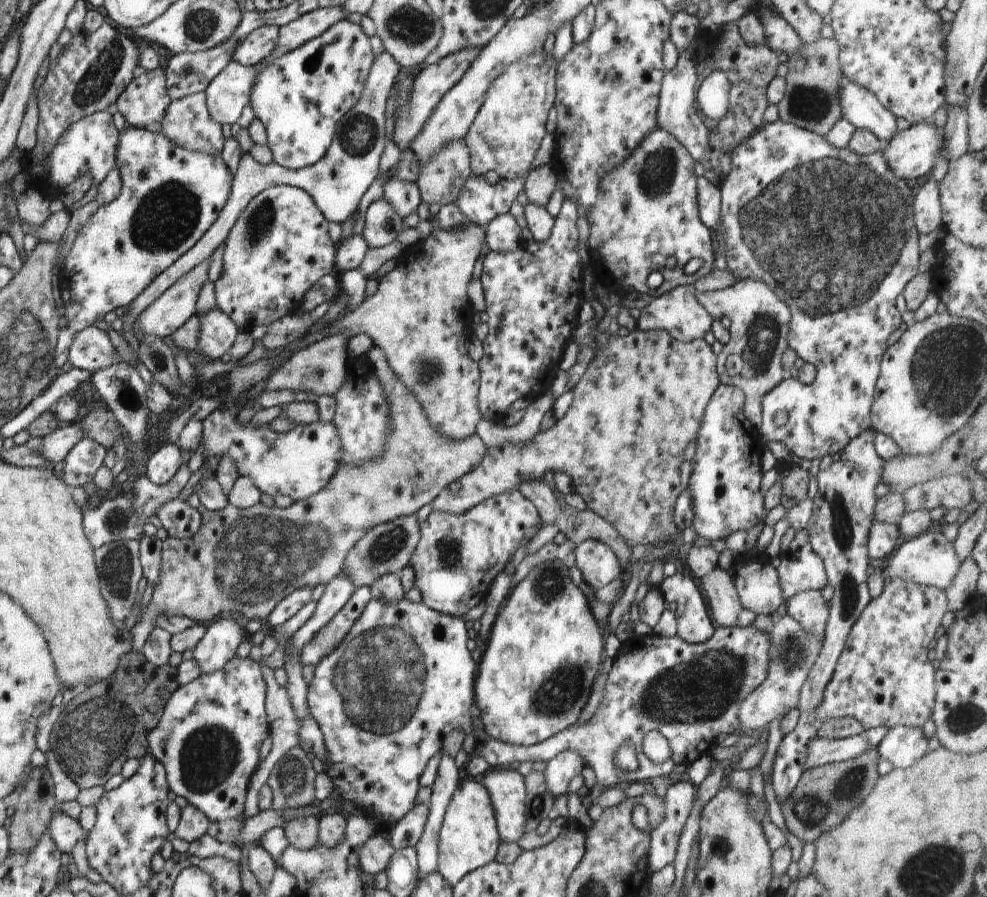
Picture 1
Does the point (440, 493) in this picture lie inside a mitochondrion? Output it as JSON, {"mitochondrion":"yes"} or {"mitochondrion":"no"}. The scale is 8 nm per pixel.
{"mitochondrion":"no"}

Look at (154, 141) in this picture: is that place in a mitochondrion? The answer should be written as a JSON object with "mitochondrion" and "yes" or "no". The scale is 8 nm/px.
{"mitochondrion":"no"}

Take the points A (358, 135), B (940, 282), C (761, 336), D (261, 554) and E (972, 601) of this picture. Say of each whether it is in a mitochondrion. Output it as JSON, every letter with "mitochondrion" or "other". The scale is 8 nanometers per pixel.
{"A":"mitochondrion","B":"other","C":"mitochondrion","D":"mitochondrion","E":"other"}

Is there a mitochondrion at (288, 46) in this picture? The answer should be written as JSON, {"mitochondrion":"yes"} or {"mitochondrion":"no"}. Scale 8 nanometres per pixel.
{"mitochondrion":"no"}

